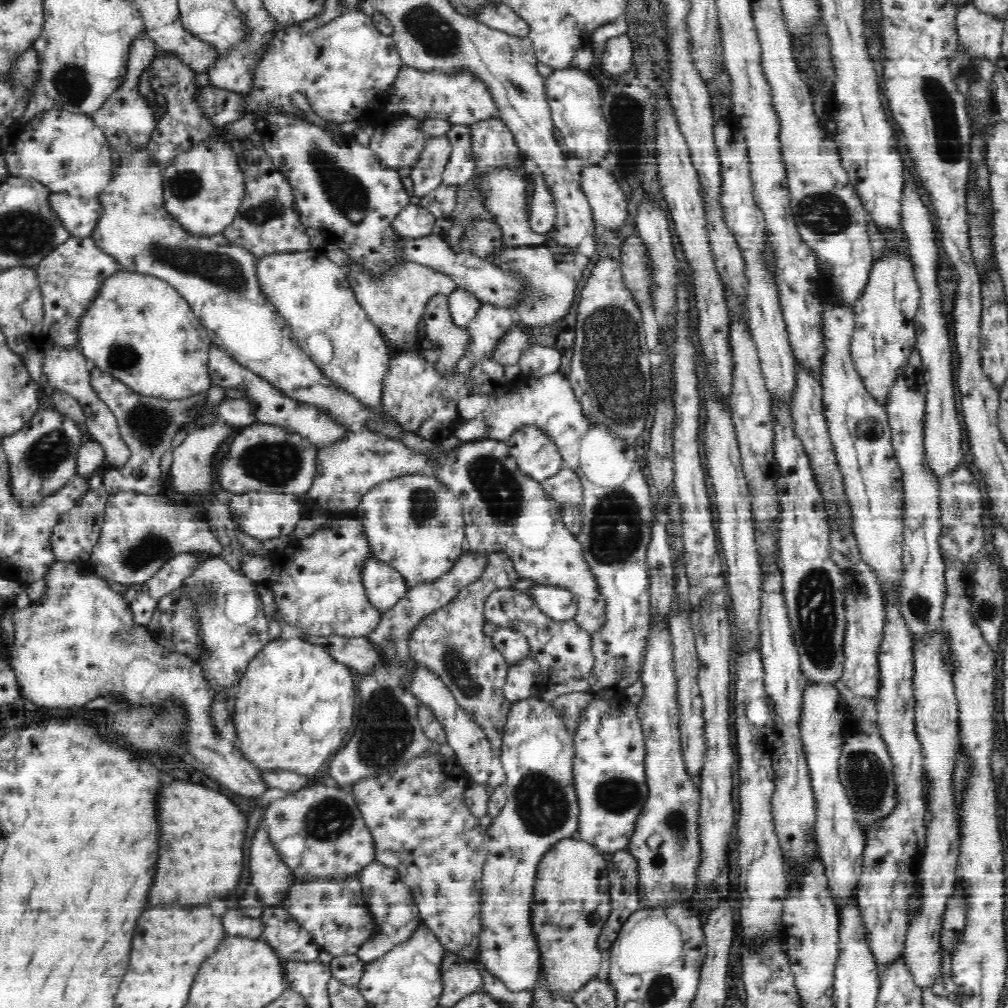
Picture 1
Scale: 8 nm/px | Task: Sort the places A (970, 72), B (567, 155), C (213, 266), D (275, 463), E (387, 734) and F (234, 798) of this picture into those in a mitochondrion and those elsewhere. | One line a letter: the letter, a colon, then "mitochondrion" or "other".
A: mitochondrion
B: other
C: mitochondrion
D: mitochondrion
E: mitochondrion
F: other

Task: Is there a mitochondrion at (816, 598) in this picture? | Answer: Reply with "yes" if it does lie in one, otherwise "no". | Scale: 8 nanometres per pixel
yes

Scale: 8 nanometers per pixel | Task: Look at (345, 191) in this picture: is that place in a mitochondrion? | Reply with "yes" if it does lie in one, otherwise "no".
yes

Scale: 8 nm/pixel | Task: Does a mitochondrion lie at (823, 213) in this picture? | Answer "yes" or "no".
yes

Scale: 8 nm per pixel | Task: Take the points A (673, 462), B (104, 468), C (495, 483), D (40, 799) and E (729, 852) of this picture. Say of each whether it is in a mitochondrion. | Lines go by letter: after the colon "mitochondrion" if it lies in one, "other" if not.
A: other
B: other
C: mitochondrion
D: other
E: other

